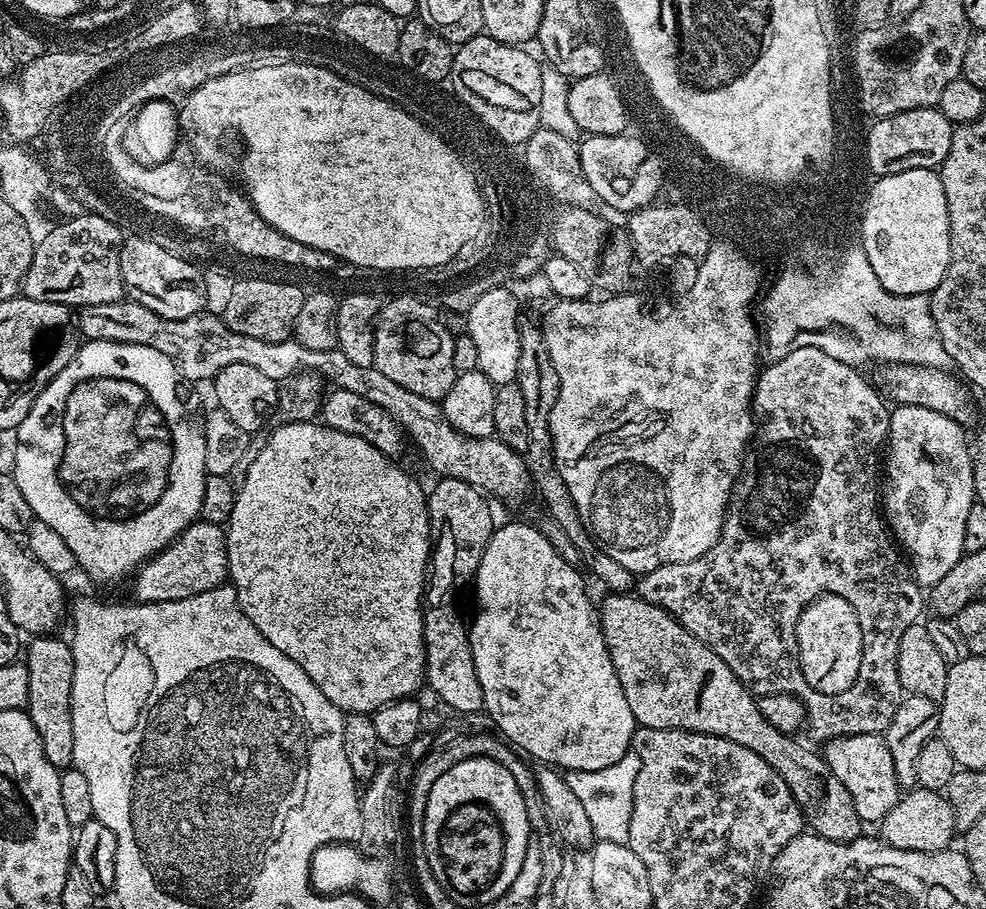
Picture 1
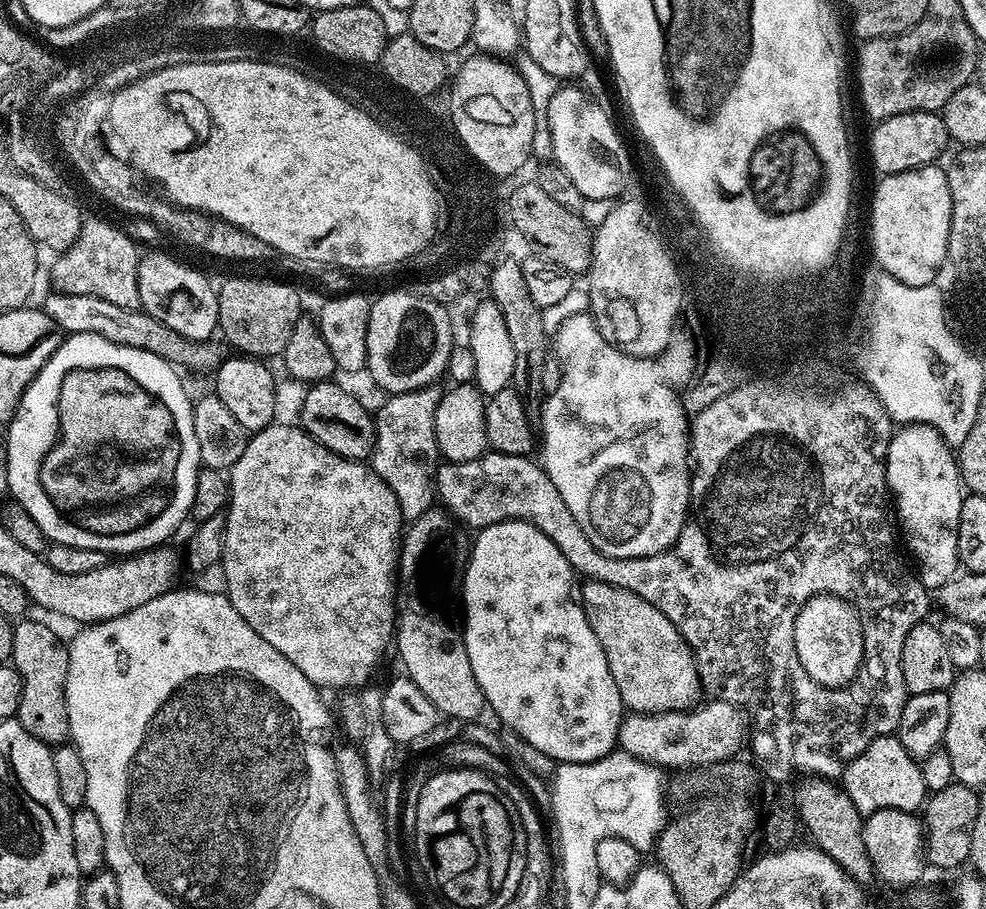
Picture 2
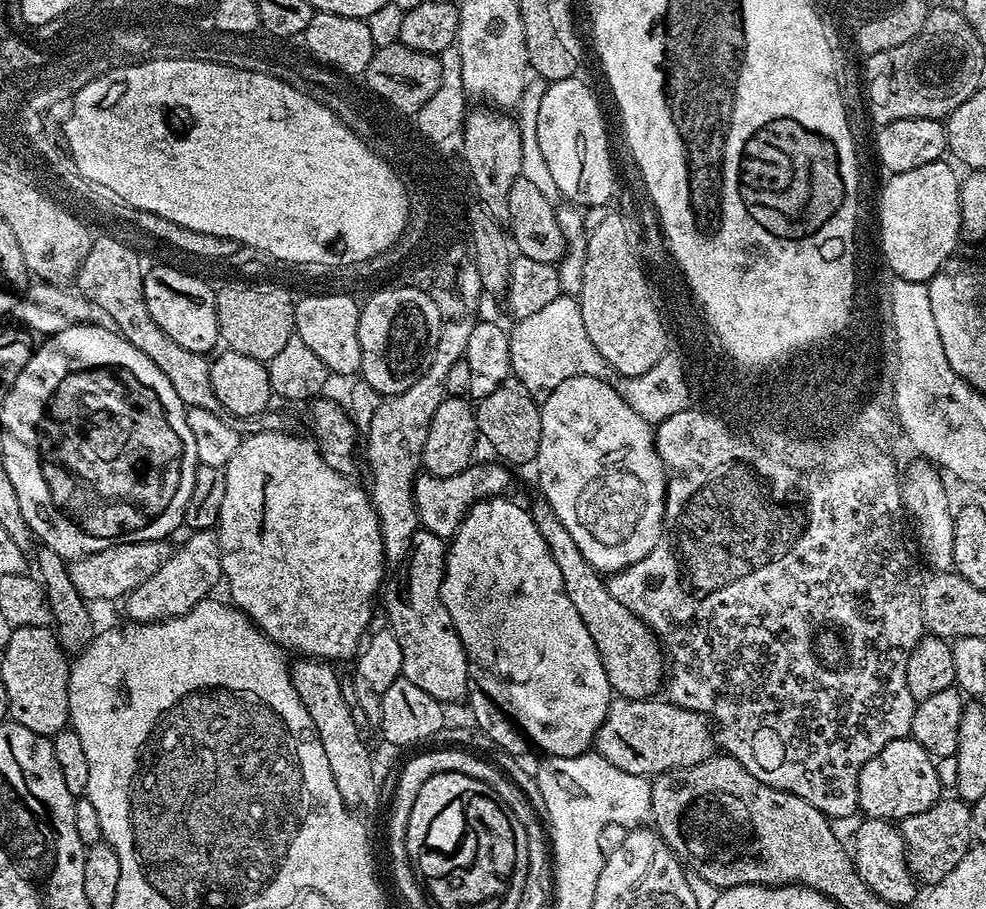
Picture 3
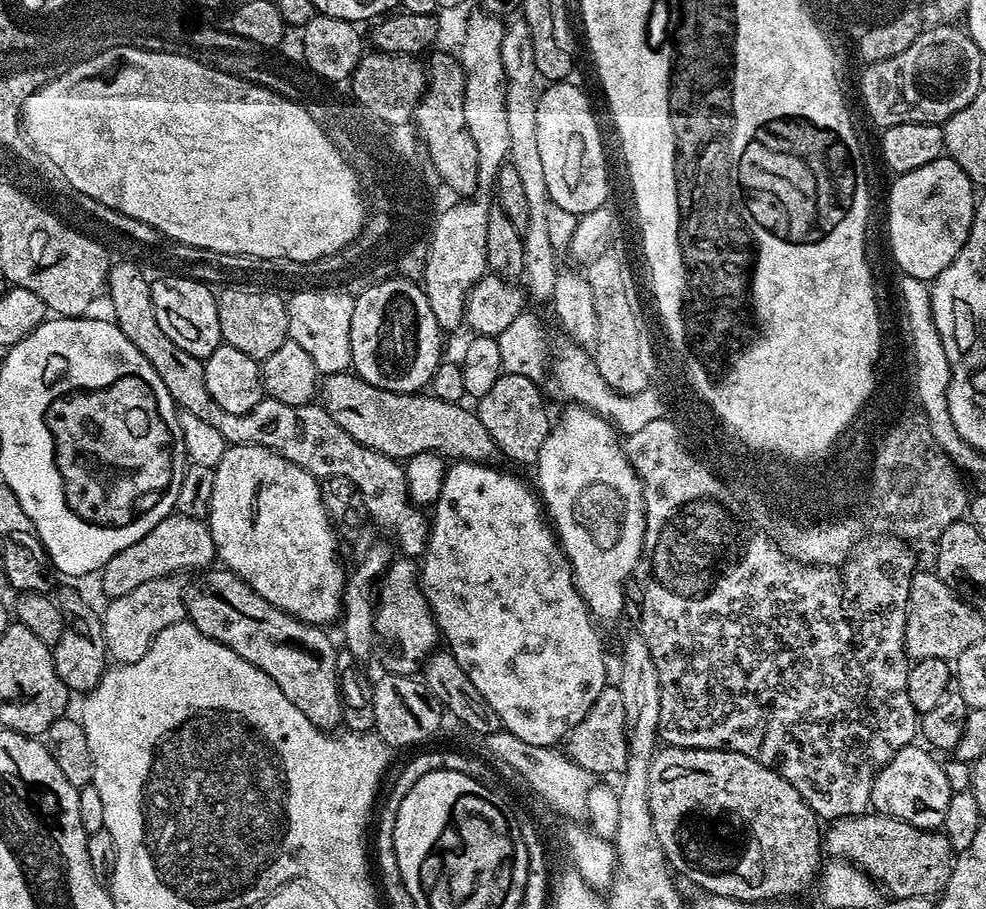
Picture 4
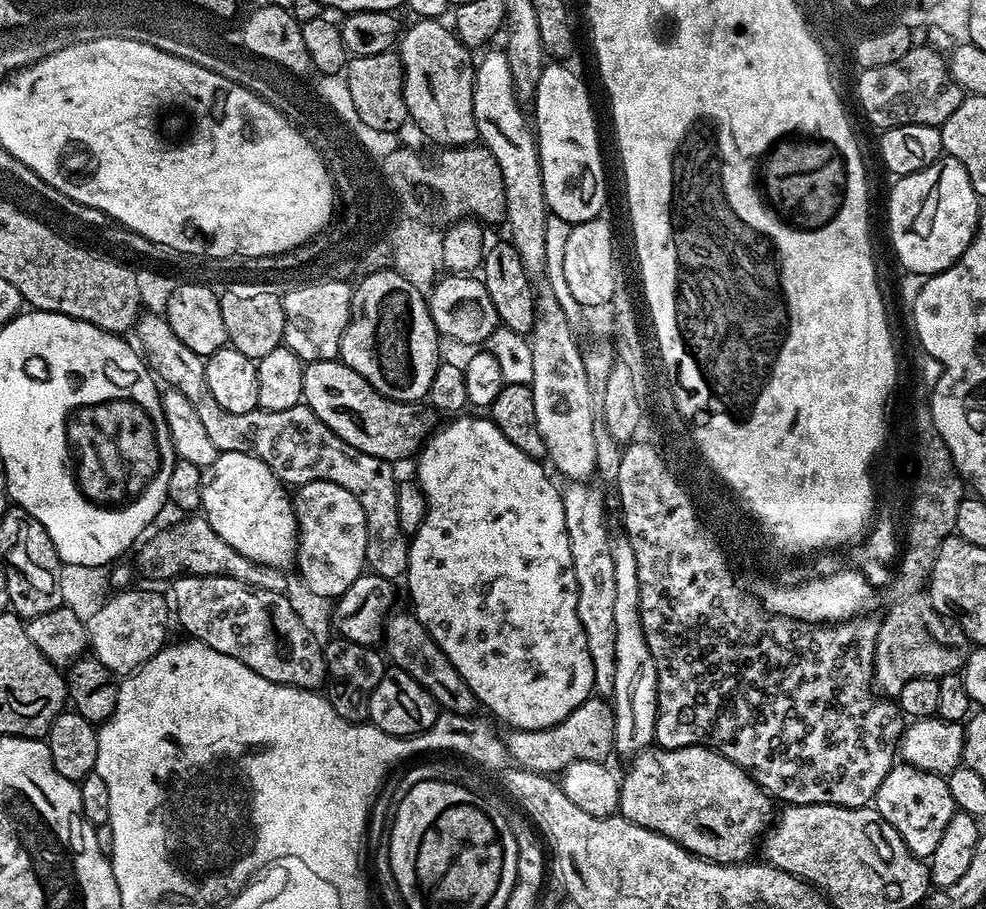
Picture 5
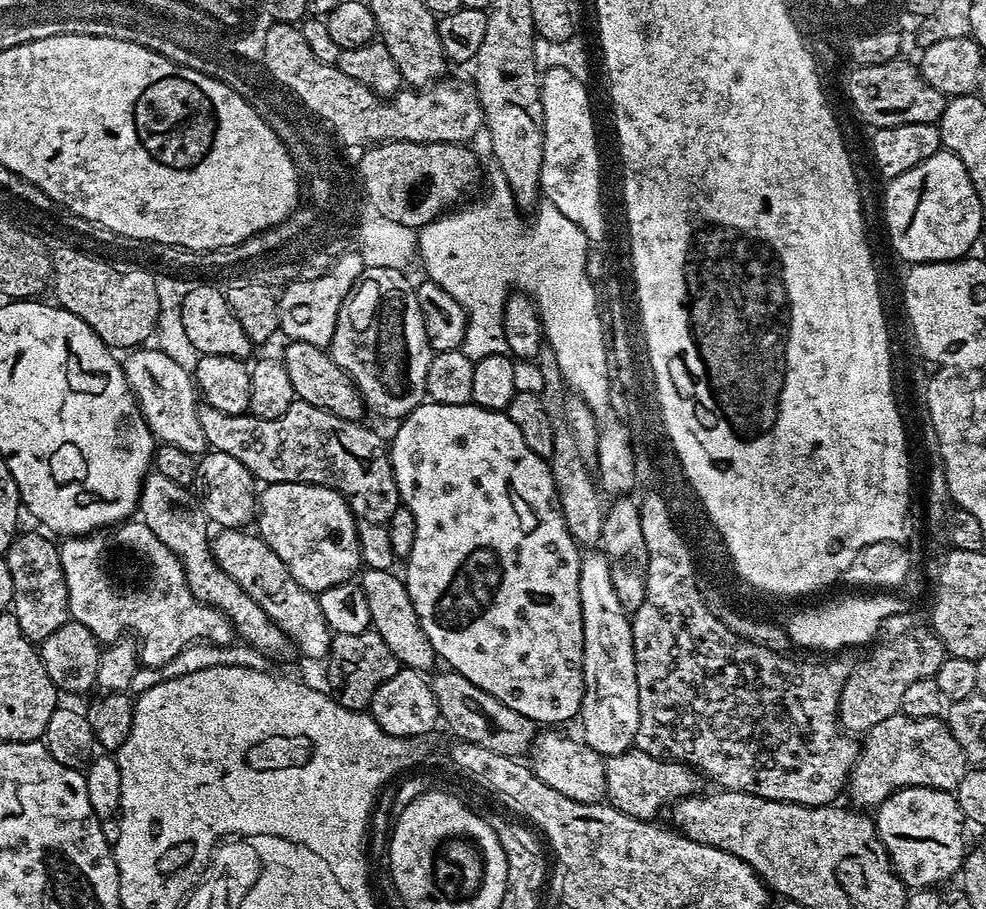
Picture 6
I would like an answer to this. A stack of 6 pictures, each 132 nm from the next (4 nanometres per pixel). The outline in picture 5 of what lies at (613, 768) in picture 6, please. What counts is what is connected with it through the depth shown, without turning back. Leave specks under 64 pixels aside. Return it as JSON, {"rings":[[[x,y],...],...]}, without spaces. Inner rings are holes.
{"rings":[[[701,744],[694,746],[686,746],[685,748],[662,748],[653,746],[645,748],[639,755],[633,757],[633,766],[630,772],[621,777],[620,794],[619,794],[619,815],[626,817],[630,821],[634,821],[636,825],[643,828],[654,830],[658,834],[662,834],[666,838],[670,838],[674,842],[678,842],[678,846],[682,846],[687,852],[694,856],[701,856],[703,860],[713,860],[715,864],[743,864],[749,859],[748,856],[752,851],[757,851],[758,841],[768,831],[774,820],[774,811],[772,812],[773,797],[769,796],[763,788],[760,787],[752,773],[744,768],[740,768],[730,758],[726,758],[721,752],[717,752],[715,748],[703,748]]]}

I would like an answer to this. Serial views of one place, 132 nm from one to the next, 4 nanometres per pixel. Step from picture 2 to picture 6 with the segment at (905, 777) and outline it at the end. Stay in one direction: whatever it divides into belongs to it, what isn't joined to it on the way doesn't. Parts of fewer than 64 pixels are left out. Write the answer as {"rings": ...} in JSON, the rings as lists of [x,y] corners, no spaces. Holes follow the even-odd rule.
{"rings":[[[897,788],[890,798],[883,800],[875,809],[876,833],[884,843],[884,849],[892,857],[892,867],[900,876],[901,882],[909,890],[932,890],[936,884],[947,885],[948,879],[955,877],[962,867],[966,855],[964,848],[964,828],[966,821],[958,806],[955,795],[937,788]]]}

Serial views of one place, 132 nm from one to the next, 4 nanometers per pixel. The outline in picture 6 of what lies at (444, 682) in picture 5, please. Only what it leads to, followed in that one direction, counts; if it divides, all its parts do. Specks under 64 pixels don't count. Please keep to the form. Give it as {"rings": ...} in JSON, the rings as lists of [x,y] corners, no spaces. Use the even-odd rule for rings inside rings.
{"rings":[[[369,567],[359,573],[358,583],[366,594],[366,606],[372,619],[371,631],[380,635],[386,646],[390,646],[390,651],[394,653],[394,658],[398,658],[401,666],[413,668],[421,674],[431,673],[437,667],[435,664],[438,664],[436,651],[434,646],[430,646],[430,638],[426,638],[426,630],[422,630],[422,622],[410,602],[407,583],[401,577],[399,580],[394,573],[392,570],[374,570]]]}

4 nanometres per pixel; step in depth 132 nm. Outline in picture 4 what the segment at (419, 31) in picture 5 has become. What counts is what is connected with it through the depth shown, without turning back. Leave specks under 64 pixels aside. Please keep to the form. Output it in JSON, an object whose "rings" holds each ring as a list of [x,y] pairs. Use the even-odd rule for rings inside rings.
{"rings":[[[435,52],[426,60],[428,86],[416,108],[414,124],[419,133],[427,136],[431,171],[453,187],[460,198],[469,198],[475,194],[478,182],[478,151],[466,126],[463,67],[453,53]]]}

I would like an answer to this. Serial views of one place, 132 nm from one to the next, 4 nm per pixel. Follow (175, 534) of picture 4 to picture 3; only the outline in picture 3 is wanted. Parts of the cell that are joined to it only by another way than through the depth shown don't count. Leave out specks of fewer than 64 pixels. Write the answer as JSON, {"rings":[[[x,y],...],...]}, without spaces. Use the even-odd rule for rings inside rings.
{"rings":[[[167,539],[147,540],[146,542],[109,543],[108,547],[91,552],[85,556],[77,556],[67,561],[70,582],[74,582],[74,590],[85,602],[92,600],[118,600],[125,597],[157,574],[159,568],[172,556],[173,545]]]}

